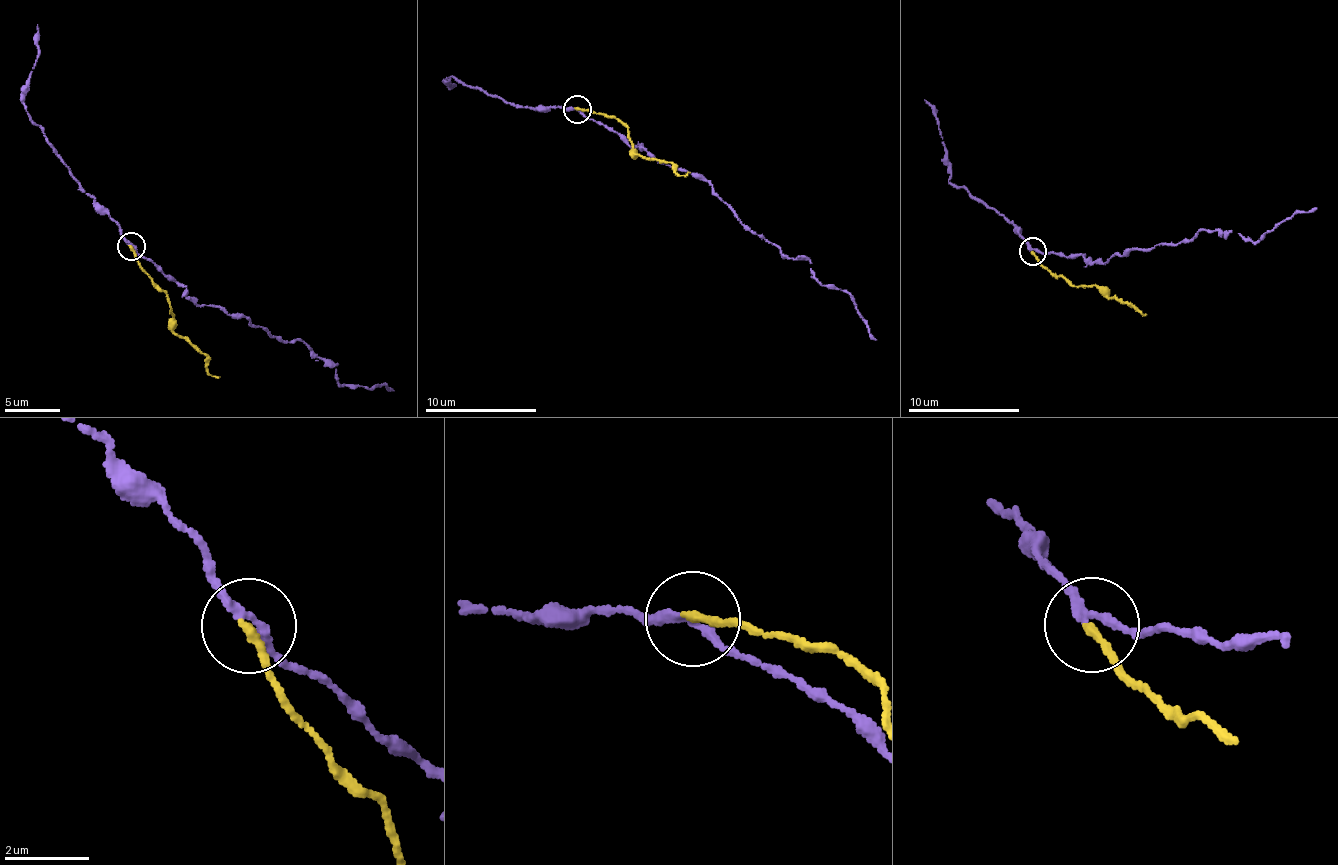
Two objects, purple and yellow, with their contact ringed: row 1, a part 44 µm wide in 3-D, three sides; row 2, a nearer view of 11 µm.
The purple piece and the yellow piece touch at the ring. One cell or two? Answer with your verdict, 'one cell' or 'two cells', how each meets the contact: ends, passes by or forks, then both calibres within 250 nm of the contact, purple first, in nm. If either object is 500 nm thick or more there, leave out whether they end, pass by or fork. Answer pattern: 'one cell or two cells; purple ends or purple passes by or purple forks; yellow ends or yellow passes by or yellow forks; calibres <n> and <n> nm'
two cells; purple passes by; yellow ends; calibres 180 and 200 nm

